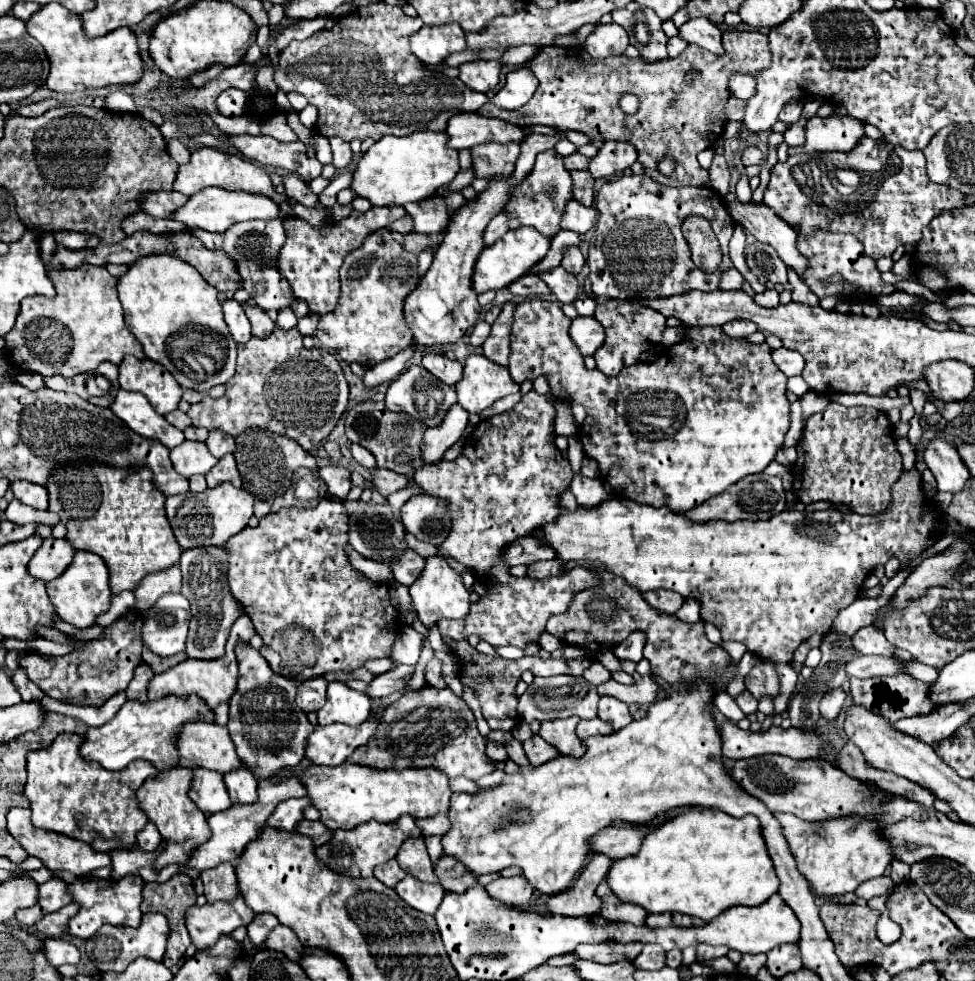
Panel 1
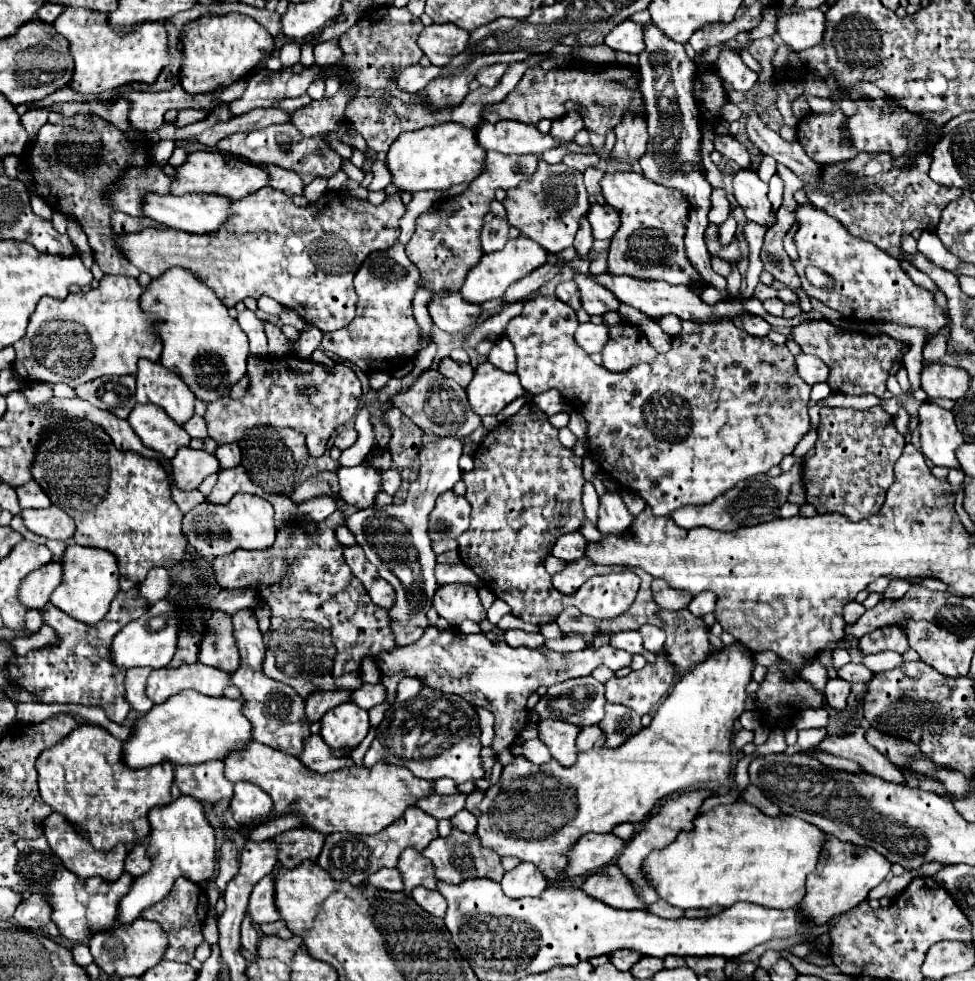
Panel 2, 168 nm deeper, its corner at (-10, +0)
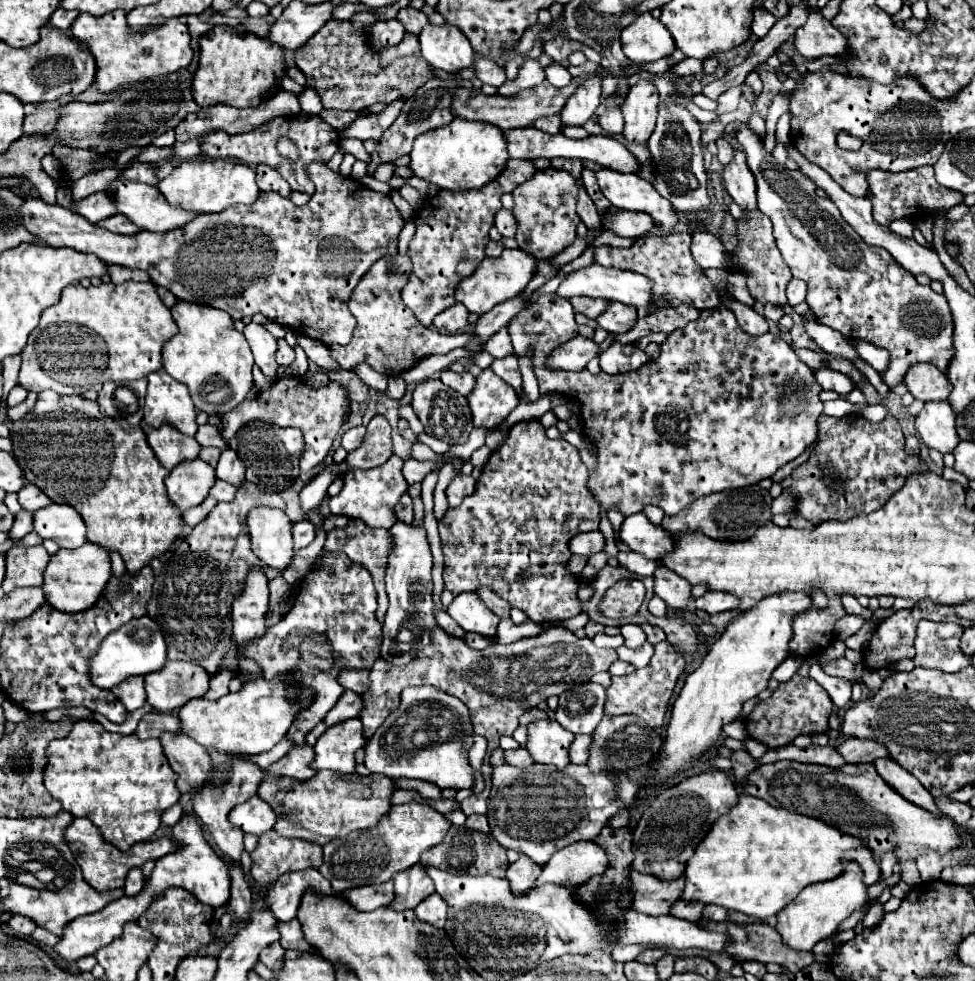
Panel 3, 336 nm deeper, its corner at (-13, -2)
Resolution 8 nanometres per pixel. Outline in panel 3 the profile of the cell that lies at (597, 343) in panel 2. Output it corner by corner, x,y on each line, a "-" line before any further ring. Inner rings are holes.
577,335
571,341
567,341
565,345
561,345
559,349
553,351
551,359
547,361
547,365
551,369
569,369
569,371
579,371
583,369
593,357
599,355
599,343
595,343
589,337

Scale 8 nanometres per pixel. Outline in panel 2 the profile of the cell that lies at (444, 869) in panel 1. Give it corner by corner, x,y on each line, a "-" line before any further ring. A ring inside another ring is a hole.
452,829
452,833
448,837
444,837
444,839
438,837
436,841
432,841
428,845
428,849
422,851
422,855
432,861
436,877
444,883
458,885
460,881
464,881
468,877
488,877
492,881
500,881
504,875
504,869
500,865
500,857
490,849
478,849
478,847
482,847
482,845
480,845
480,839
476,835
464,833
460,829

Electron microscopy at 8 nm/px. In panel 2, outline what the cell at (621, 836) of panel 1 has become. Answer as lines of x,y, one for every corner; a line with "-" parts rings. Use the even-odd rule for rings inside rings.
586,833
582,835
576,845
572,845
564,857
568,859
566,865
566,879
574,879
574,877
586,877
592,871
608,865
614,857
620,855
624,847
624,841
618,839
612,833
606,835
596,835
596,833

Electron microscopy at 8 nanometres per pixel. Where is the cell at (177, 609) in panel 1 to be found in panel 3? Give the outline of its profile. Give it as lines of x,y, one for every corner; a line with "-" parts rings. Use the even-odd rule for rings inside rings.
143,615
139,619
131,619
127,625
123,625
121,629
105,637
105,641
99,645
99,651
89,661
91,681
97,687
111,689
119,685
123,679
159,671
165,665
165,661
167,661
167,645
165,645
163,633
155,625
155,619
151,619
149,615

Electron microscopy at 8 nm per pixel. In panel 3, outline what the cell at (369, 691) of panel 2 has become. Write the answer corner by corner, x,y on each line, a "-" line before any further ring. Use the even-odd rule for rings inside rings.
345,691
345,695
337,701
337,705
325,715
325,723
327,723
327,727
331,727
345,719
353,719
353,717
357,717
359,709
363,709
361,695
357,695
355,691

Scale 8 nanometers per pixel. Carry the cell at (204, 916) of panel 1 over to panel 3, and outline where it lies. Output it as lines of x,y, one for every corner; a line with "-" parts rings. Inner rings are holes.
303,869
281,875
273,885
269,885
267,893
263,895
263,903
277,917
277,921
291,921
295,919
297,907
307,889
319,891
319,895
333,893
331,885
317,869

